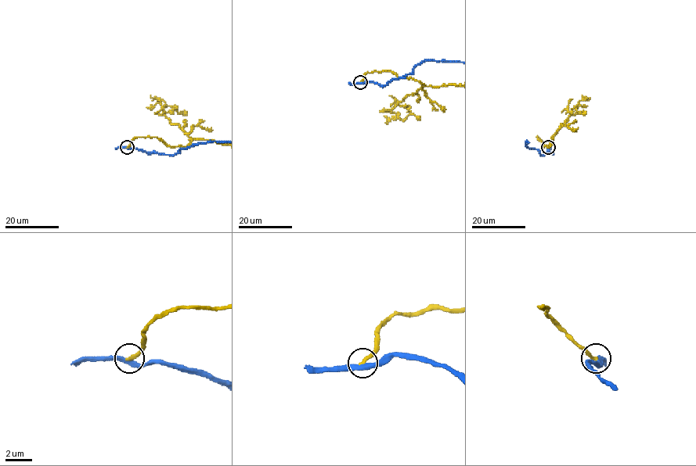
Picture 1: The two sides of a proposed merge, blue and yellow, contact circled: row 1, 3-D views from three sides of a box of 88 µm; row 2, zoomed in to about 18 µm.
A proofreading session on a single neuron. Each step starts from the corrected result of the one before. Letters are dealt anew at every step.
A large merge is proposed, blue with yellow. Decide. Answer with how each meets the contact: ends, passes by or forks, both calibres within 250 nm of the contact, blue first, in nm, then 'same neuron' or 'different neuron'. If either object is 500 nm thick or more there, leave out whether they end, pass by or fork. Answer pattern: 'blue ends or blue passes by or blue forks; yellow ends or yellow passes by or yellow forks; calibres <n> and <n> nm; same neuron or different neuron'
blue passes by; yellow ends; calibres 320 and 260 nm; different neuron

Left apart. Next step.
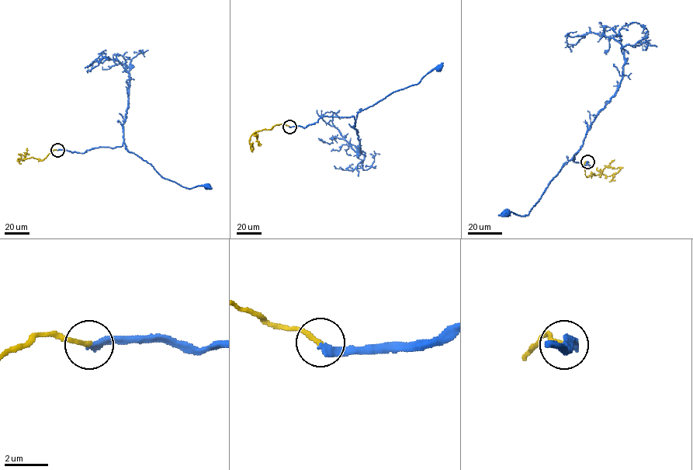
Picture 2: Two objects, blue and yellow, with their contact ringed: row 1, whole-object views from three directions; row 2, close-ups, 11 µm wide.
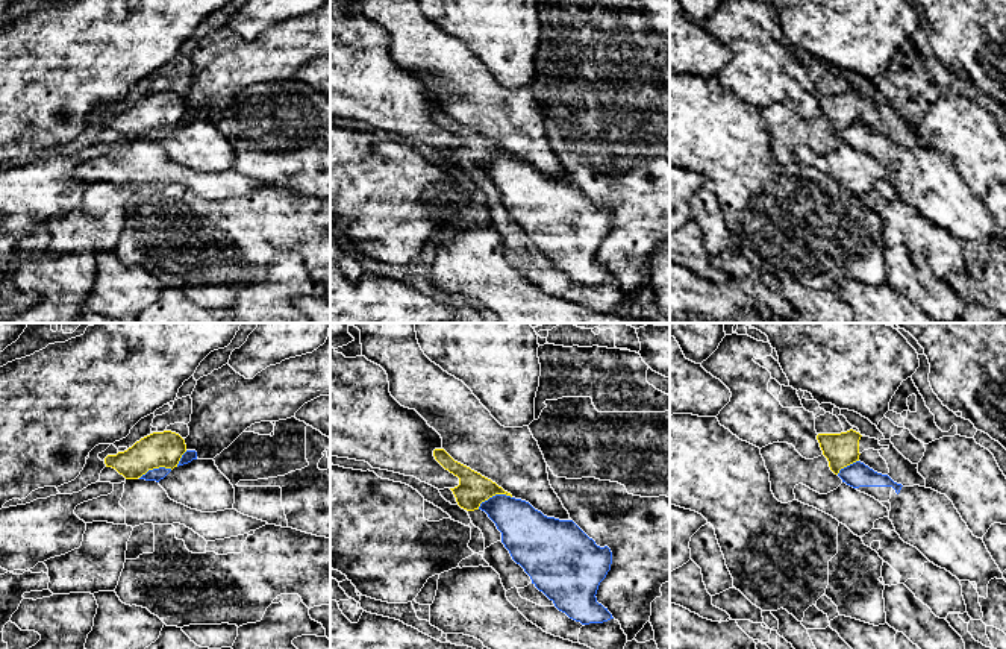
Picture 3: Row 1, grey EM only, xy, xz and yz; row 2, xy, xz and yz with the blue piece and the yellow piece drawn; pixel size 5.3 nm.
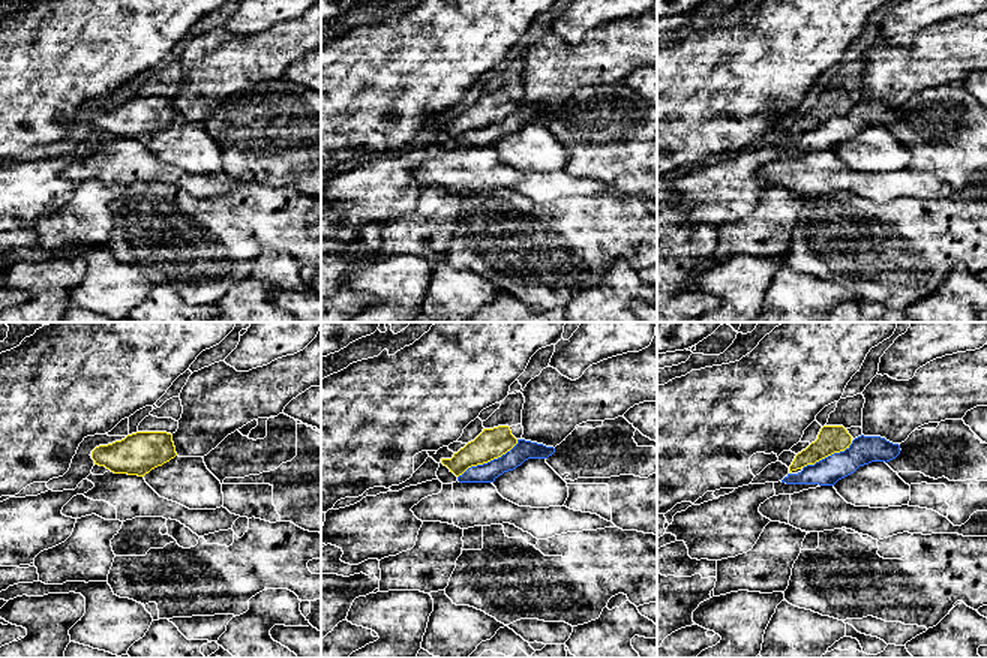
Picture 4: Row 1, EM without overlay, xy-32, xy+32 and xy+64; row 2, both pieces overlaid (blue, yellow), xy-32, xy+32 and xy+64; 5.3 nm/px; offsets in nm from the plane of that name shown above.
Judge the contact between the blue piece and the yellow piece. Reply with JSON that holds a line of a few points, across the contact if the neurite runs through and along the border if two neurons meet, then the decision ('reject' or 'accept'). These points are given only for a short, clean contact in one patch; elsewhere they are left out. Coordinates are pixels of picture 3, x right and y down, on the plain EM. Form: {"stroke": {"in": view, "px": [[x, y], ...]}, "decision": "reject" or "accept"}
{"stroke": {"in": "xz", "px": [[511, 156], [493, 155], [478, 169]]}, "decision": "reject"}

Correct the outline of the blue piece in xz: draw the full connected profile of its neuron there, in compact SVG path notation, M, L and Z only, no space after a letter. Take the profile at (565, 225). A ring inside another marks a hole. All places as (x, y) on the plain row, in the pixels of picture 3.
M506 155L489 158L479 170L495 183L512 220L559 271L582 285L614 279L595 258L612 224L608 206L597 206L573 180L547 177Z

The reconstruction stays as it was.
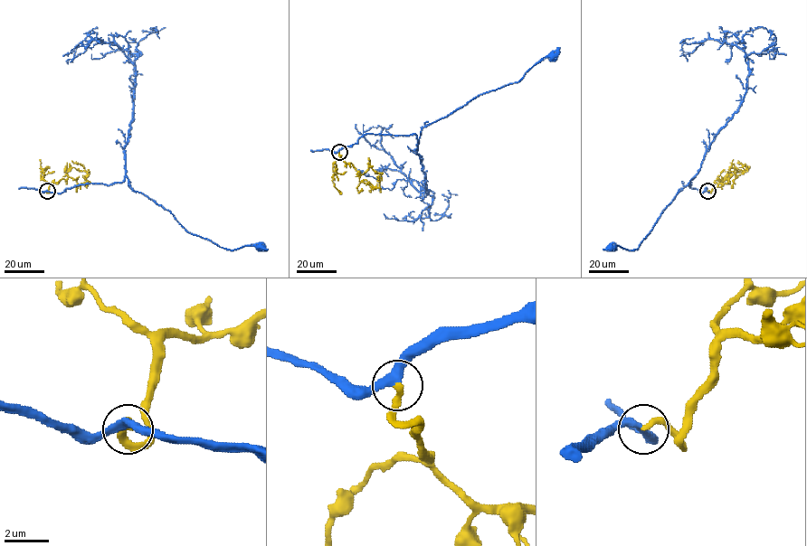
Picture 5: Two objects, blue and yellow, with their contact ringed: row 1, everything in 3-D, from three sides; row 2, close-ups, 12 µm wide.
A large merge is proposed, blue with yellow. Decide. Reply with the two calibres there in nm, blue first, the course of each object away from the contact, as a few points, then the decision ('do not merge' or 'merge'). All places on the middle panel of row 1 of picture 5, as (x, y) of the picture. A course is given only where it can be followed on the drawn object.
300 nm thick on the blue side, 280 nm on the other; blue runs (339, 152), (366, 134), (415, 134), (418, 139), (427, 126), (479, 95), (518, 81), (545, 58), (553, 57); yellow runs (339, 152), (343, 159), (360, 173), (359, 181), (366, 181), (372, 188), (378, 188), (379, 177); merge

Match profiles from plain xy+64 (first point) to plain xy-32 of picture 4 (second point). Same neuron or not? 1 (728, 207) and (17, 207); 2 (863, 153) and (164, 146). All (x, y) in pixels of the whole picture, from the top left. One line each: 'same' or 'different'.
1: same
2: same

